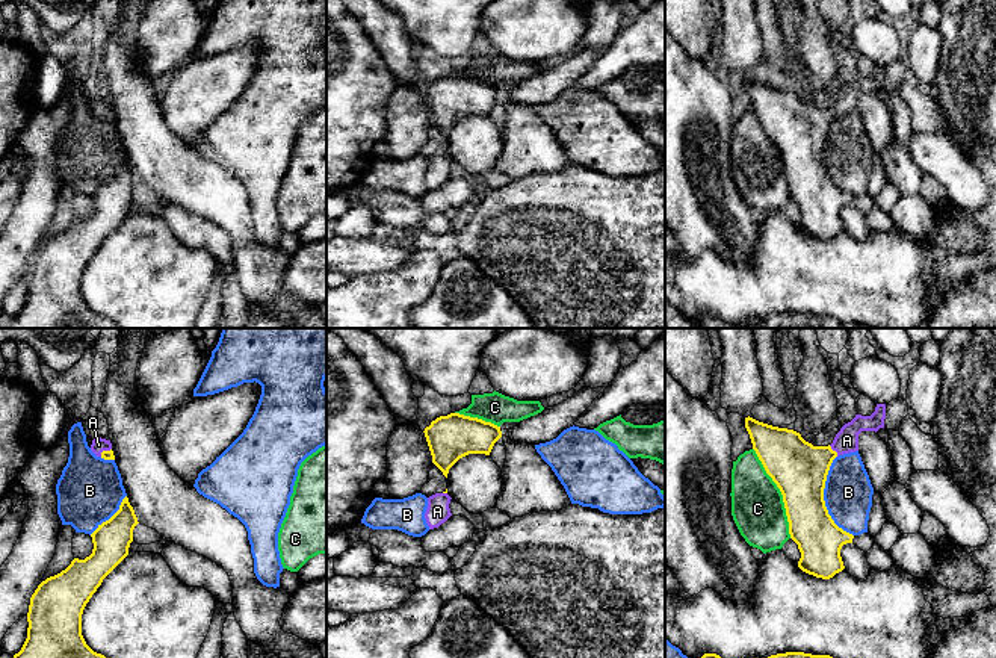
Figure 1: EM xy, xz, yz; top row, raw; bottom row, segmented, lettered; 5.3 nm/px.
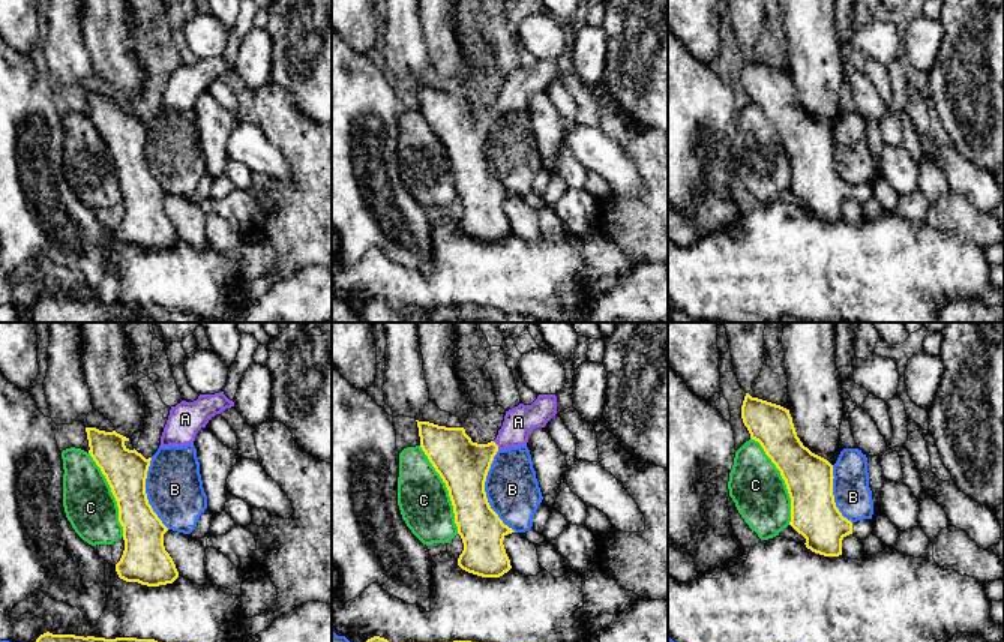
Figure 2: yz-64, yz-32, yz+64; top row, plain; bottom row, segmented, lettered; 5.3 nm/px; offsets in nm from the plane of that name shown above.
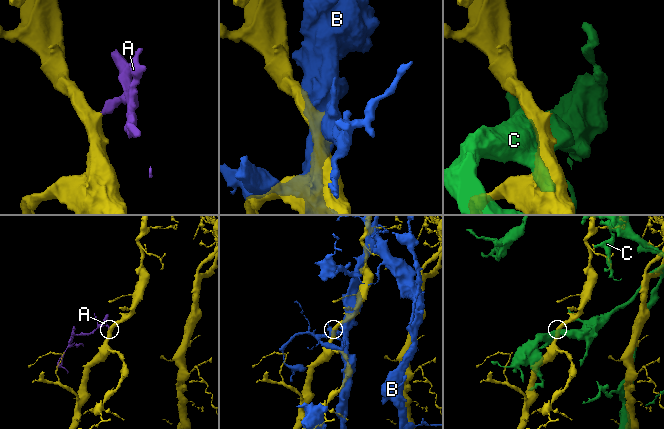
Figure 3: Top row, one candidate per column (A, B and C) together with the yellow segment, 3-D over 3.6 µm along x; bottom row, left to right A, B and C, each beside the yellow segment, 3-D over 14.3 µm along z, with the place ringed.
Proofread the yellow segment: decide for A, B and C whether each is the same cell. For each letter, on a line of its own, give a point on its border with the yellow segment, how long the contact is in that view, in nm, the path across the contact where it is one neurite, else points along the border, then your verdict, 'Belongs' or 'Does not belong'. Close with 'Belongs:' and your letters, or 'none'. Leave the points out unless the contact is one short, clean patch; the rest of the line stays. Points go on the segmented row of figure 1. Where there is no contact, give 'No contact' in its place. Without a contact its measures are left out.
A: Touches yellow at yz (835, 451). Shared border 80 nm. Path across: yz (800, 469), (835, 451), (847, 440). Belongs
B: Touches yellow at yz (822, 498). Shared border 440 nm. Does not belong
C: Touches yellow at yz (782, 493). Shared border 500 nm. Does not belong
Belongs: A

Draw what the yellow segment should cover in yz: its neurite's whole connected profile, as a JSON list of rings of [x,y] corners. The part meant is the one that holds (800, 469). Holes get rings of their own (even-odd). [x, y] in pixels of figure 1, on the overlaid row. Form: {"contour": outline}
{"contour": [[[886,404],[871,416],[855,414],[828,446],[813,446],[800,433],[745,417],[753,449],[783,495],[790,539],[798,545],[798,567],[816,578],[830,579],[845,569],[840,549],[854,535],[839,528],[824,501],[833,460],[858,451],[861,431],[884,428]]]}

